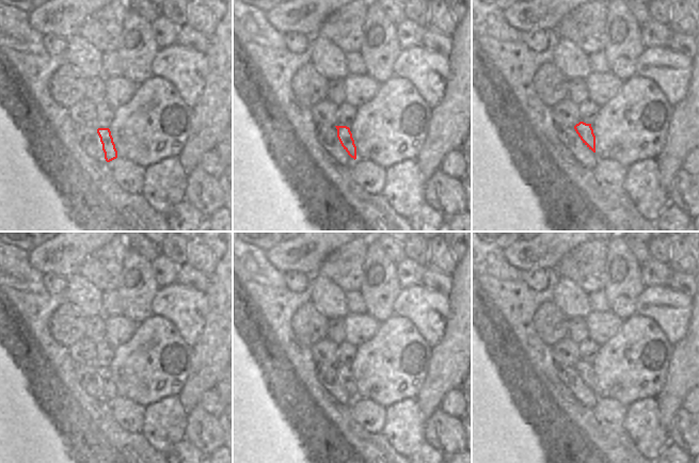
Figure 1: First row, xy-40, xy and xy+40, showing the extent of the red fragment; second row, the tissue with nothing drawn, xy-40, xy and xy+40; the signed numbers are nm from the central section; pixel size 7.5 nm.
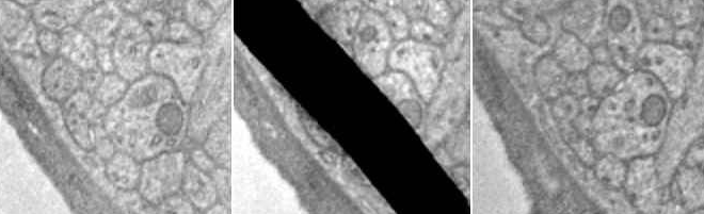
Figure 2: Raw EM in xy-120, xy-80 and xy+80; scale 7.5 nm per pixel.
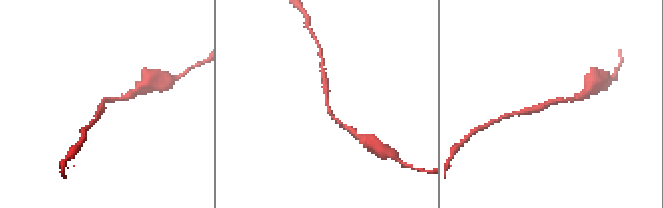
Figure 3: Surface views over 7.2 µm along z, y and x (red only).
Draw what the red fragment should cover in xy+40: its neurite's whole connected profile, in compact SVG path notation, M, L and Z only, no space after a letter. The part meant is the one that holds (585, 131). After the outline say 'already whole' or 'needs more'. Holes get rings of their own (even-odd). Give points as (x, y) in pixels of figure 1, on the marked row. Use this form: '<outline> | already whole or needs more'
M579 122L574 126L574 129L583 143L591 149L593 153L595 153L595 135L593 133L593 129L591 127L591 124L586 124L584 122Z | already whole

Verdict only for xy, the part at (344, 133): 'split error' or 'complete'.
complete

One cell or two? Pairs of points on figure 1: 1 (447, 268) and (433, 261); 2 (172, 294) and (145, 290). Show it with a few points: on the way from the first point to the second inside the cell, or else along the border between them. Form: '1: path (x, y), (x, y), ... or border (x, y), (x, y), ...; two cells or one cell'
1: path (444, 265), (441, 261), (437, 261); one cell
2: border (160, 288), (152, 302), (152, 314); two cells

